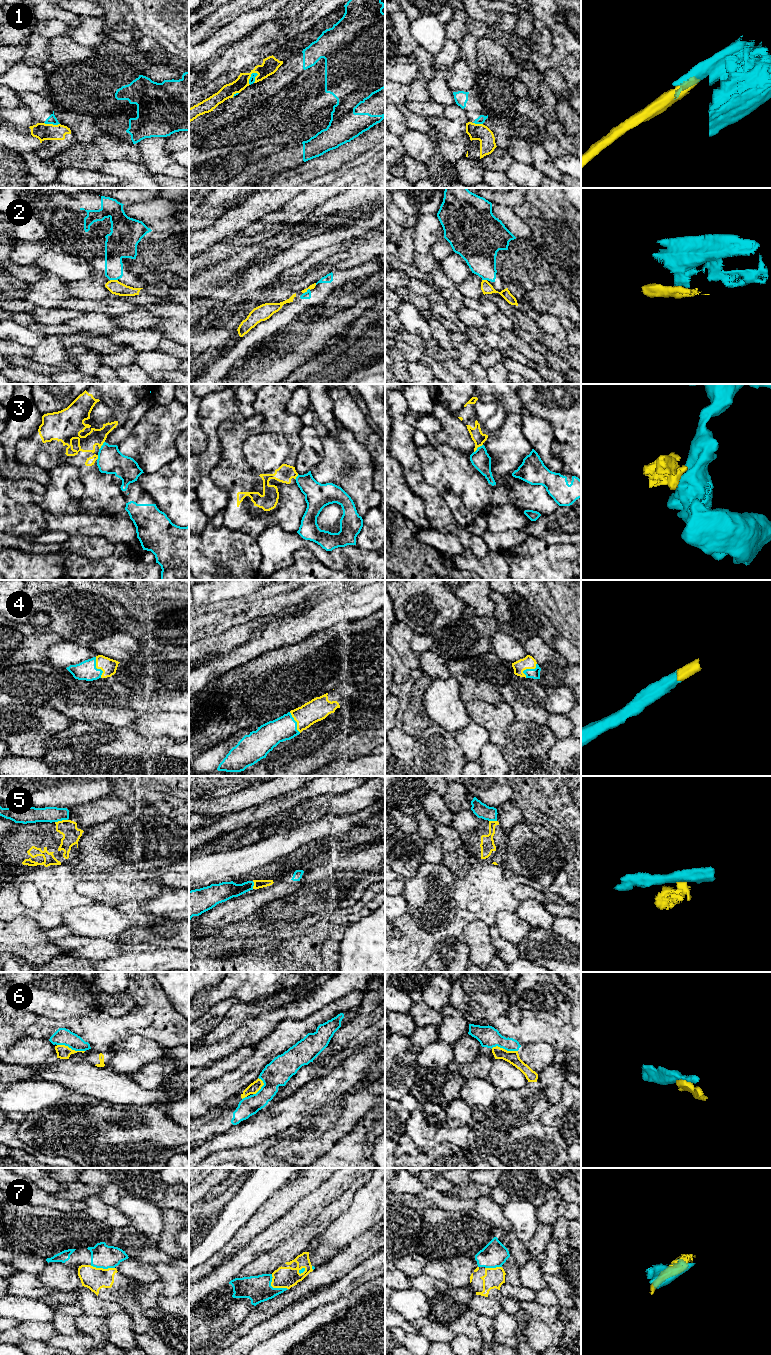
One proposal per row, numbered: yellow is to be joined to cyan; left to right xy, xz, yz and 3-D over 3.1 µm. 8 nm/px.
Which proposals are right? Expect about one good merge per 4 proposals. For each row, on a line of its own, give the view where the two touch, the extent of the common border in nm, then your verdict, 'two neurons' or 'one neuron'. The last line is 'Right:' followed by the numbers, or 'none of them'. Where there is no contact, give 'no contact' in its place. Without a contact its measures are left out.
1: meets cyan in xz; contact 120 nm long; two neurons
2: meets cyan in xy; contact 60 nm long; two neurons
3: meets cyan in yz; contact 100 nm long; two neurons
4: meets cyan in xy; contact 180 nm long; one neuron
5: meets cyan in xy; contact 110 nm long; two neurons
6: meets cyan in xy; contact 240 nm long; two neurons
7: meets cyan in xz; contact 180 nm long; two neurons
Right: 4

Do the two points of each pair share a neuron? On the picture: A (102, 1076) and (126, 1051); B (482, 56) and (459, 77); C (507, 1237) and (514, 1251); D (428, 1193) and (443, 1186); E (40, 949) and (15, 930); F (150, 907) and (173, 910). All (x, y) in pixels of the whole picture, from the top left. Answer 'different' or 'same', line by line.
A: different
B: different
C: same
D: different
E: same
F: same

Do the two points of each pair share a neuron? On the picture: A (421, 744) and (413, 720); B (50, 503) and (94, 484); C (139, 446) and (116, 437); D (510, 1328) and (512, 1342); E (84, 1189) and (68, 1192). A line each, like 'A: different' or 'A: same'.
A: different
B: different
C: different
D: same
E: same

